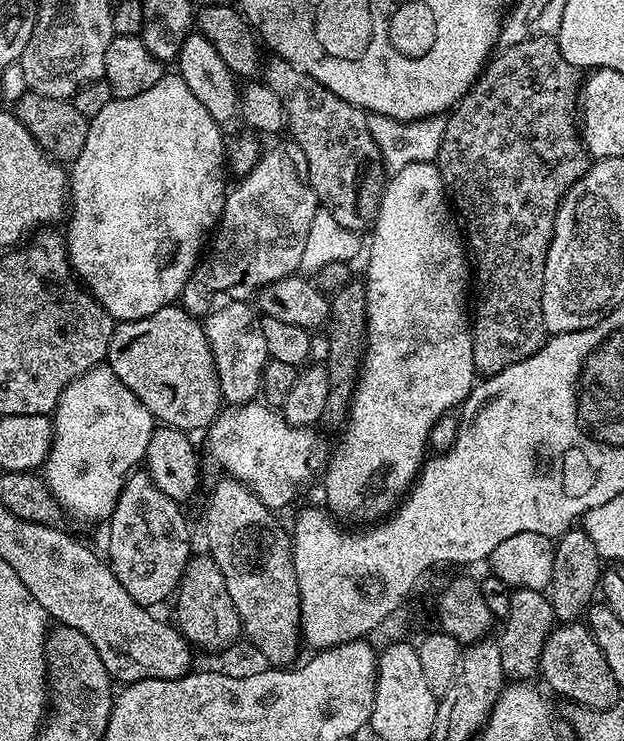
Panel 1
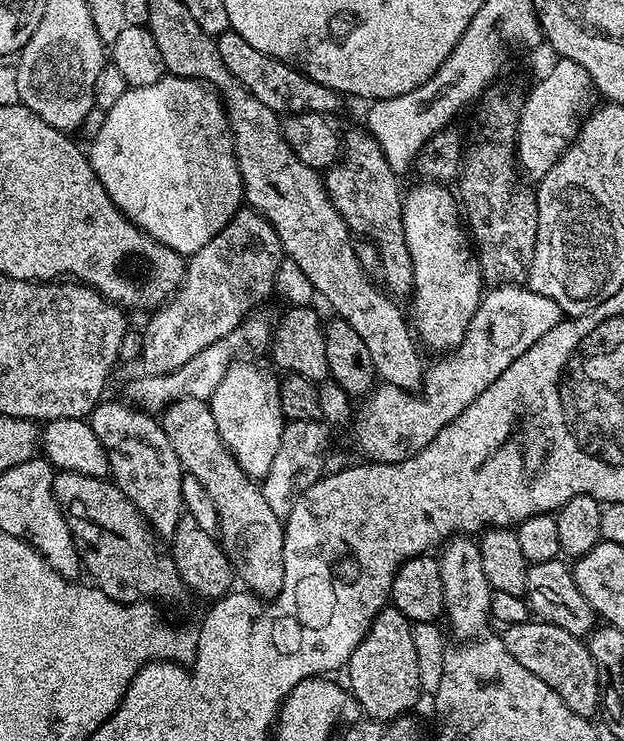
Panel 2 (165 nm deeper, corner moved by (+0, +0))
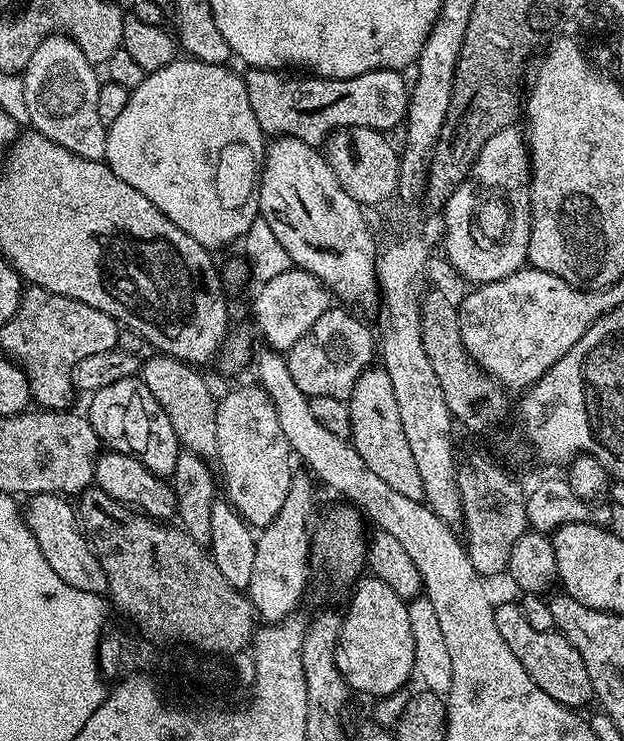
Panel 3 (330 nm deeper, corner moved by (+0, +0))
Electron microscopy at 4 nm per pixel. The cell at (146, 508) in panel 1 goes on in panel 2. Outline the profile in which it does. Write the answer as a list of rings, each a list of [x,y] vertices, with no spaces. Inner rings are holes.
[[[105,399],[92,411],[90,423],[98,442],[108,455],[111,479],[134,502],[134,506],[148,521],[157,537],[170,538],[178,526],[184,503],[182,502],[182,478],[186,475],[180,466],[170,438],[166,438],[163,423],[153,413],[145,412],[131,403],[119,404]]]

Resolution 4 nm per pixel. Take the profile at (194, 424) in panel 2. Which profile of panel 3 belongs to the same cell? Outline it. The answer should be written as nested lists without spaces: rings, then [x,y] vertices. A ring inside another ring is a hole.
[[[152,354],[148,361],[145,359],[141,363],[138,376],[144,381],[146,390],[150,390],[150,394],[154,394],[154,398],[158,398],[158,406],[162,406],[162,410],[166,410],[166,418],[170,418],[170,426],[174,426],[174,434],[180,439],[181,449],[205,458],[212,458],[216,456],[218,446],[218,422],[216,421],[218,400],[215,395],[212,397],[207,382],[196,372],[199,371],[187,360],[180,360],[177,356]]]

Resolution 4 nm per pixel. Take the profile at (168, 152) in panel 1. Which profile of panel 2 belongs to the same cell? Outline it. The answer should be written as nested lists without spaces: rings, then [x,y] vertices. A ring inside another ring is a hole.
[[[165,74],[156,84],[129,88],[106,112],[106,122],[102,122],[102,130],[91,137],[90,144],[92,149],[89,147],[86,152],[88,161],[114,206],[150,234],[150,238],[162,246],[170,246],[170,250],[185,258],[202,250],[245,203],[244,180],[238,170],[224,105],[219,95],[199,80]]]

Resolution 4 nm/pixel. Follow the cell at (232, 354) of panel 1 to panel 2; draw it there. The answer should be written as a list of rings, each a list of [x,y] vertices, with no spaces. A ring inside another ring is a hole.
[[[237,359],[228,367],[222,382],[218,382],[218,390],[214,390],[210,403],[214,422],[218,422],[218,434],[222,434],[222,442],[230,454],[234,454],[242,470],[260,482],[267,476],[270,465],[274,462],[274,454],[278,454],[278,442],[282,442],[282,430],[286,421],[282,414],[277,373],[271,367],[263,368],[248,360],[251,359]]]

